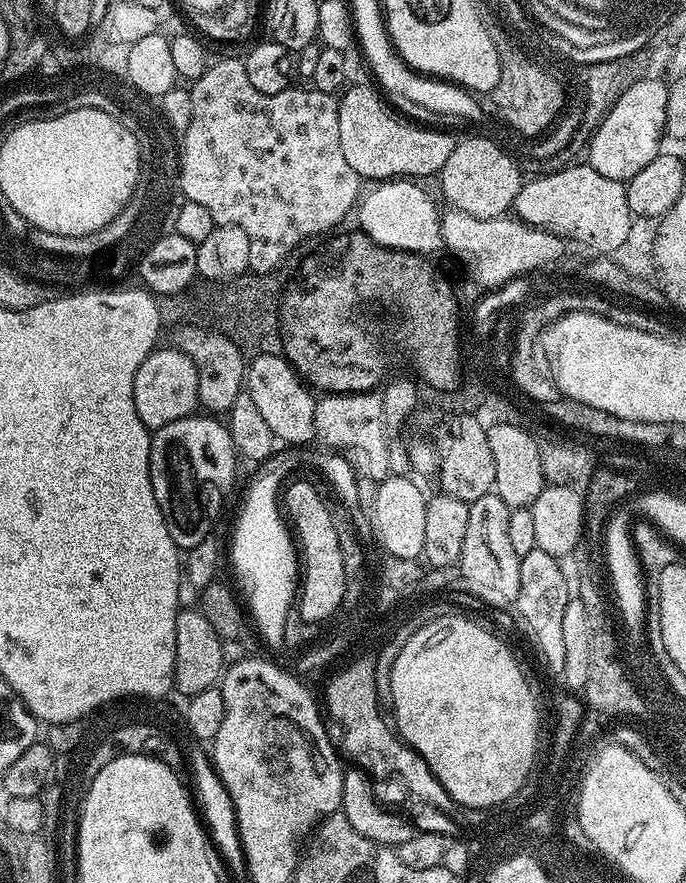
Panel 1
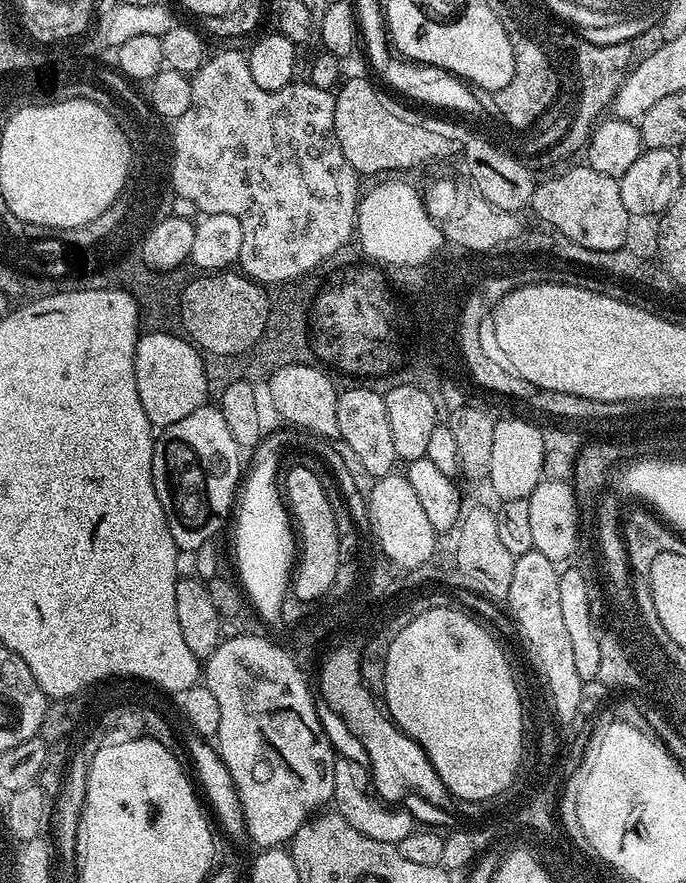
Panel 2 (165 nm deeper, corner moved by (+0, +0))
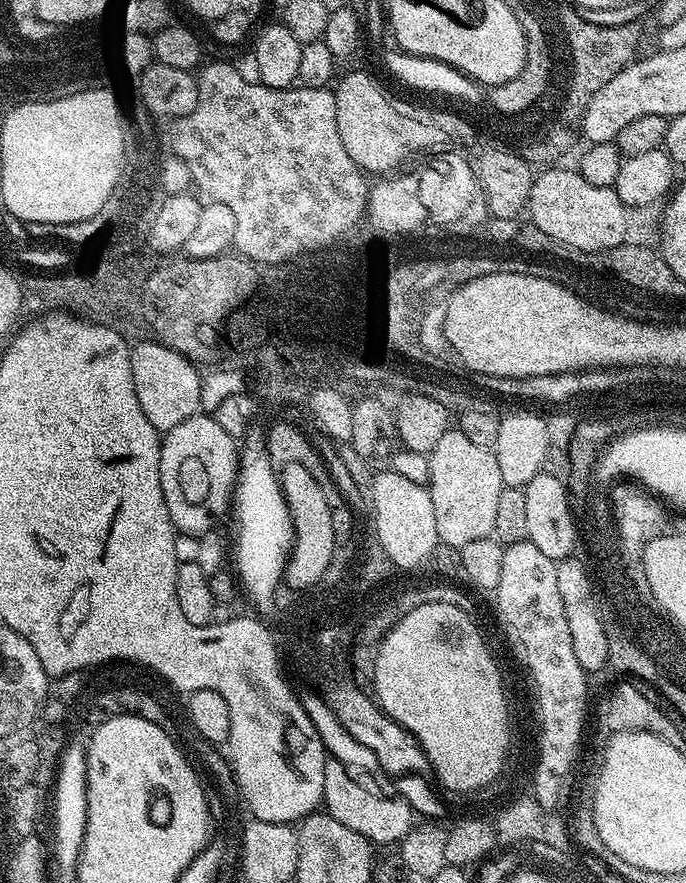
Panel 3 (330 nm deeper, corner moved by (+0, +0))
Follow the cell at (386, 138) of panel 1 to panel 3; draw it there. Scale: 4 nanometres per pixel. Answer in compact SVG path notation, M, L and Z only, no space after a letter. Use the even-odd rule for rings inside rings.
M348 72L342 76L334 84L338 134L342 137L342 146L346 146L346 154L354 158L360 169L368 174L388 174L393 171L391 168L398 167L415 152L432 152L428 144L432 144L440 132L432 132L432 128L424 128L424 124L416 124L416 120L404 120L393 104L388 104L389 93L370 73Z

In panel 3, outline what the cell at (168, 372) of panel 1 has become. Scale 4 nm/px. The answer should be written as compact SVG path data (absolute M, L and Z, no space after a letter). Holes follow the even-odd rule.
M148 342L145 345L145 348L132 352L132 373L138 402L142 402L146 418L150 418L150 422L155 424L157 429L170 429L177 422L184 422L186 418L197 415L201 409L200 375L182 353L155 342Z

